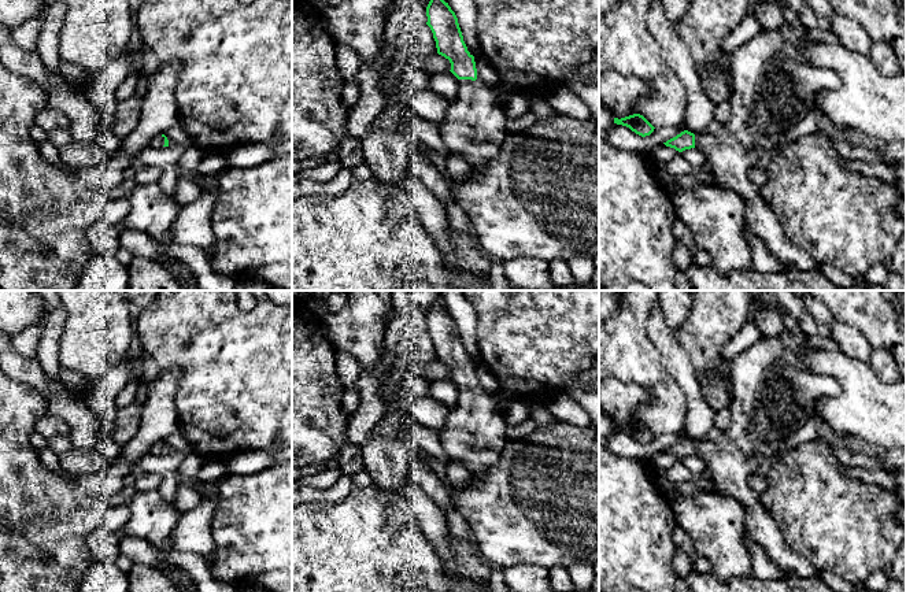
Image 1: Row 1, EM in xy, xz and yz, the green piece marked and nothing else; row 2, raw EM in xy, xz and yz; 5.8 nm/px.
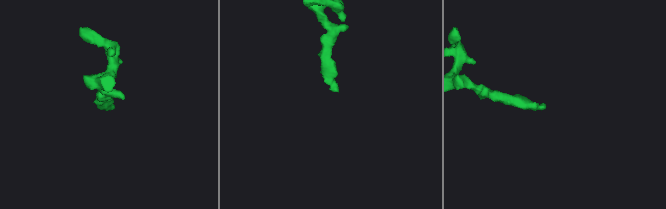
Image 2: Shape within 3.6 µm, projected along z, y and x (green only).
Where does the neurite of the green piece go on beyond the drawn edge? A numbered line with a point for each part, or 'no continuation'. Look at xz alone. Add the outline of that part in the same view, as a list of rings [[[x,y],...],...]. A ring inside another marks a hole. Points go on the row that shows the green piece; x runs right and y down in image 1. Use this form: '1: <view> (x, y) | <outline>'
1: xz (474, 126) | [[[459,79],[458,96],[437,127],[450,155],[461,153],[472,170],[484,170],[509,134],[496,92],[477,79]]]

